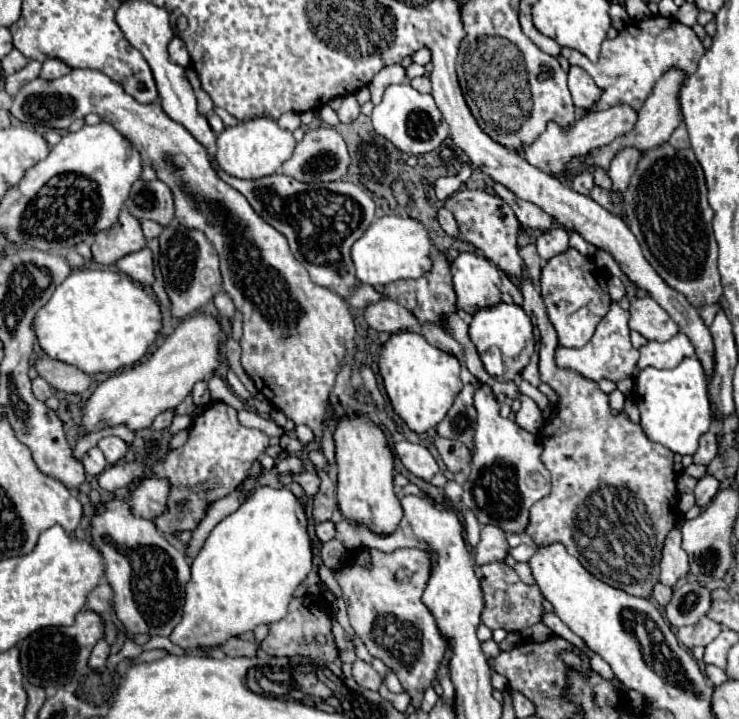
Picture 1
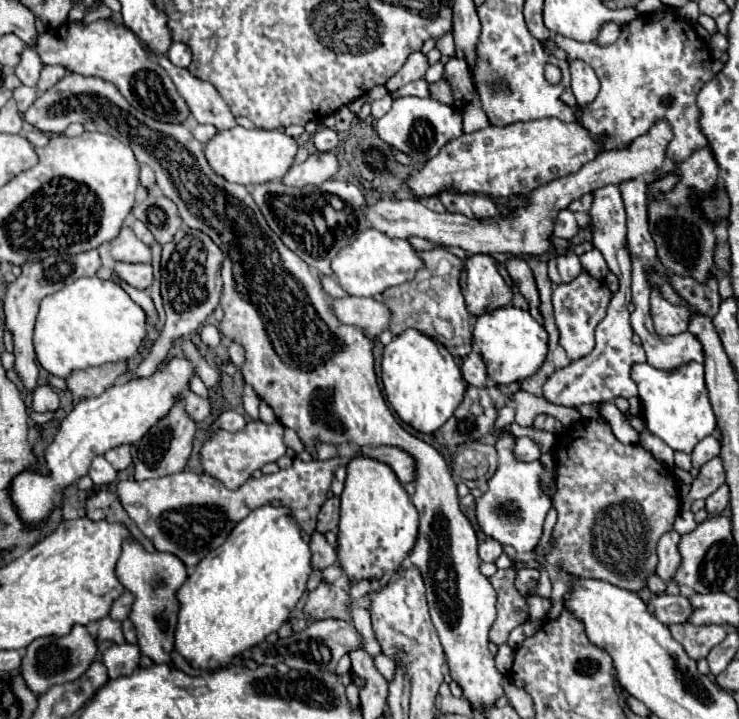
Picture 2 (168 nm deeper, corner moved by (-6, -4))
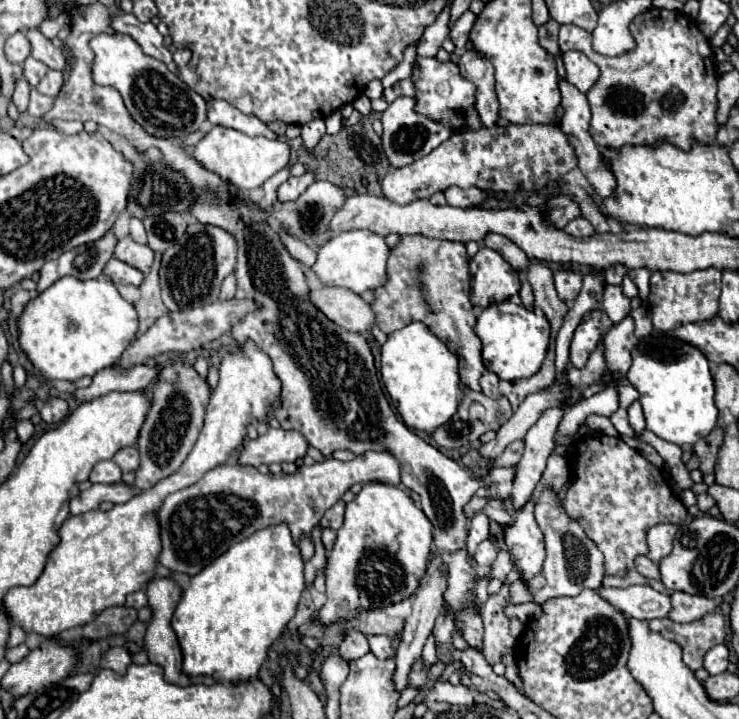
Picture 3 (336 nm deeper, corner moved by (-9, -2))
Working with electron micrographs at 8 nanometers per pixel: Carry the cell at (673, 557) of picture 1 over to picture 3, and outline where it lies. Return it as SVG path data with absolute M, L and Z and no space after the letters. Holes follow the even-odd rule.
M659 524L659 526L653 526L647 532L649 558L655 564L659 564L659 560L663 560L663 556L669 556L671 554L675 532L677 532L677 526L675 524Z

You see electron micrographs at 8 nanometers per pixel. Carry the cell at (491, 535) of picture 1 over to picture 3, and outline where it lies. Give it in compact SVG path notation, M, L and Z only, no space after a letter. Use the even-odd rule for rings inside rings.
M489 538L483 540L483 542L477 546L475 554L473 554L473 560L475 560L479 566L491 566L495 558L497 558L497 548L491 544Z

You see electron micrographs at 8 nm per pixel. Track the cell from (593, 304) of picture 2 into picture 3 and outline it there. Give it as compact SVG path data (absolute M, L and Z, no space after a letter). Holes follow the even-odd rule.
M591 310L587 314L587 318L583 318L579 322L579 326L575 328L573 340L571 340L571 364L575 368L583 368L589 354L597 348L601 334L609 328L609 318L603 310Z

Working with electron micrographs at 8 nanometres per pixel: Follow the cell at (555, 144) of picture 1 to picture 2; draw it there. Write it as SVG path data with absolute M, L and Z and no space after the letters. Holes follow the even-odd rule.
M542 118L516 122L504 128L488 126L484 130L462 134L460 138L450 140L420 170L414 170L406 184L418 198L428 198L444 190L474 192L490 198L510 198L516 194L528 196L538 186L578 172L600 152L602 146L594 142L588 130L576 122L564 124L558 118Z

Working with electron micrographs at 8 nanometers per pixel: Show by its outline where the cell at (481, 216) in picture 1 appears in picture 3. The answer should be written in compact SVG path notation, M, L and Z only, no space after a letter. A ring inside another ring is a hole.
M459 186L447 188L445 198L447 198L449 206L461 206L461 208L483 206L487 200L479 188L459 188Z

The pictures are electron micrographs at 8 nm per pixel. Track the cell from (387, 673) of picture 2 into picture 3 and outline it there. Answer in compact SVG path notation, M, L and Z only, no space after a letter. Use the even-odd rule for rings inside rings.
M371 636L369 646L371 646L371 652L381 660L387 660L393 656L393 646L387 636Z

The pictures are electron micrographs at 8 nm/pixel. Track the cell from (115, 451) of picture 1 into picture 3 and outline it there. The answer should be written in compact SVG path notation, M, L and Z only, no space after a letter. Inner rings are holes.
M133 446L121 448L121 450L113 456L113 462L115 462L123 472L137 470L137 468L139 468L139 452L137 452L137 448L133 448Z

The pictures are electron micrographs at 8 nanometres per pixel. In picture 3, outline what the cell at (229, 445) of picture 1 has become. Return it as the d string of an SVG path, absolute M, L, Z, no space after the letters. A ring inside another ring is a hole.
M269 428L263 436L247 440L239 452L239 466L261 466L273 462L295 462L307 452L307 440L299 432L287 432L283 428Z

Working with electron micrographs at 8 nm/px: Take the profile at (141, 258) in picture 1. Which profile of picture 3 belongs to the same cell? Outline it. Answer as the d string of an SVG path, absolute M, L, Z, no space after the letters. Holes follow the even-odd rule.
M111 258L109 264L105 266L105 274L115 282L115 284L133 284L133 286L139 286L143 282L143 272L139 272L137 268L117 260L117 258Z

